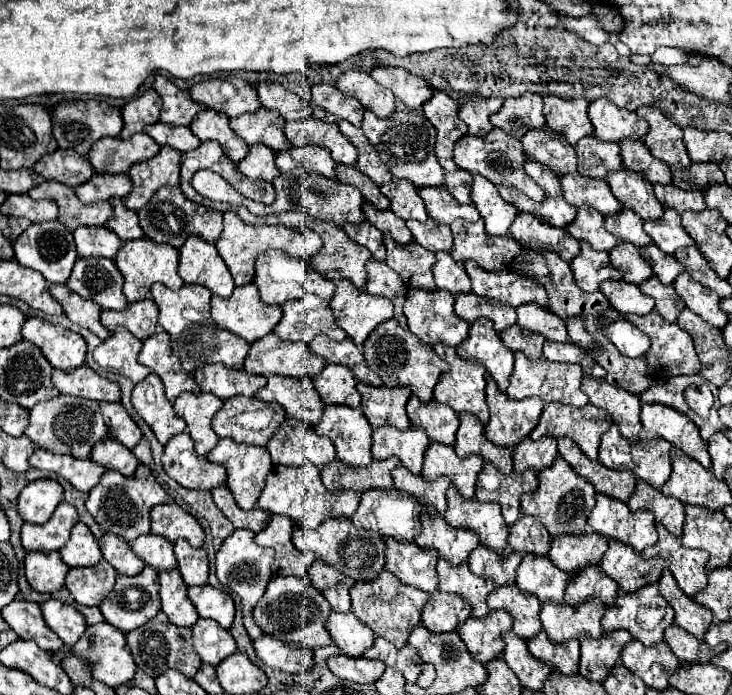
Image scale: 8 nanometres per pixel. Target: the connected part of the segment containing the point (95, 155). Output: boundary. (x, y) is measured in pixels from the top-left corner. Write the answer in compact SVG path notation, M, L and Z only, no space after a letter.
M137 133L129 139L103 137L91 147L87 159L97 173L127 173L133 163L151 159L159 149L147 133Z

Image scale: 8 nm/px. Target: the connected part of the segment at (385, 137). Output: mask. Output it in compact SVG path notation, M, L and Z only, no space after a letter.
M365 111L363 125L361 125L365 137L379 153L381 161L387 165L387 169L393 173L393 177L413 181L417 187L423 185L443 185L443 167L439 165L433 145L435 145L435 127L427 121L425 115L419 115L419 111L395 111L387 119L377 119L371 111Z

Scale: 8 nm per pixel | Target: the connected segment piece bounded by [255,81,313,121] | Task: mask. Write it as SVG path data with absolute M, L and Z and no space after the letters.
M261 81L261 83L255 85L255 89L257 89L261 105L267 107L267 109L279 111L285 121L301 121L301 119L313 115L309 105L305 105L295 93L287 91L279 83Z

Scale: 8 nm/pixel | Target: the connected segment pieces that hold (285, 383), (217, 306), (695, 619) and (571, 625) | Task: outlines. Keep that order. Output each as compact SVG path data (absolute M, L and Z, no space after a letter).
M269 377L267 385L255 393L261 401L279 403L287 415L317 425L323 415L323 401L313 387L311 377Z
M247 283L235 287L233 295L227 299L213 295L211 317L217 325L243 337L247 343L253 343L273 331L281 319L281 307L265 305L259 299L255 283Z
M663 569L663 575L659 579L659 589L661 589L661 595L669 601L669 605L675 611L675 623L701 641L707 627L713 621L713 613L683 593L677 587L677 581L673 579L669 569Z
M589 601L587 605L579 605L579 609L571 609L571 605L551 605L543 603L539 619L549 639L555 643L563 643L567 639L579 637L581 633L589 637L601 637L601 617L605 605L601 601Z

